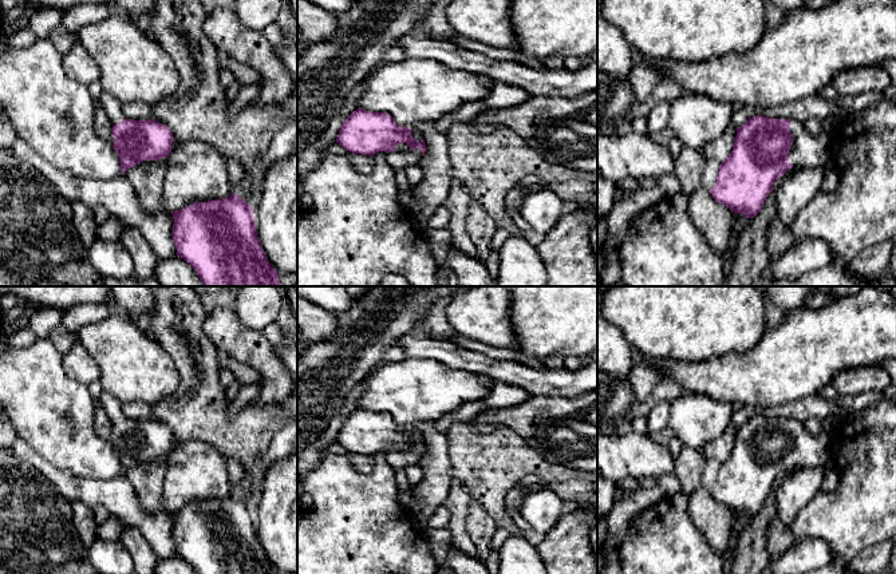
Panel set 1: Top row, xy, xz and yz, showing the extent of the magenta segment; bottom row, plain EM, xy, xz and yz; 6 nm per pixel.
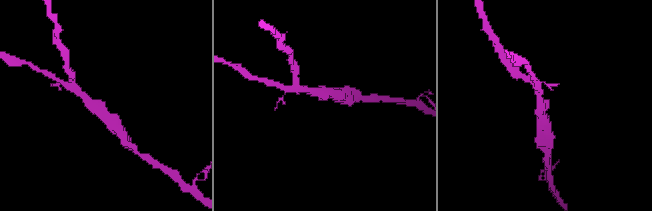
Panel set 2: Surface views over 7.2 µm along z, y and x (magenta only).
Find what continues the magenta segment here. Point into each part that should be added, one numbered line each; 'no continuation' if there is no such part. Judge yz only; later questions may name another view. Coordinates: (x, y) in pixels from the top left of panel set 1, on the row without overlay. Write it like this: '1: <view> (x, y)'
1: yz (806, 450)

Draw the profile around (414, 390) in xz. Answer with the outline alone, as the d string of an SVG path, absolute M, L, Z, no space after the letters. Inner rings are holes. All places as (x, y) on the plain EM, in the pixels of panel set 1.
M410 357L399 363L378 367L367 376L359 397L360 408L374 412L386 412L398 425L414 428L417 421L435 421L451 413L466 403L485 400L490 389L483 380L490 379L481 373L449 368L447 365L423 357Z

